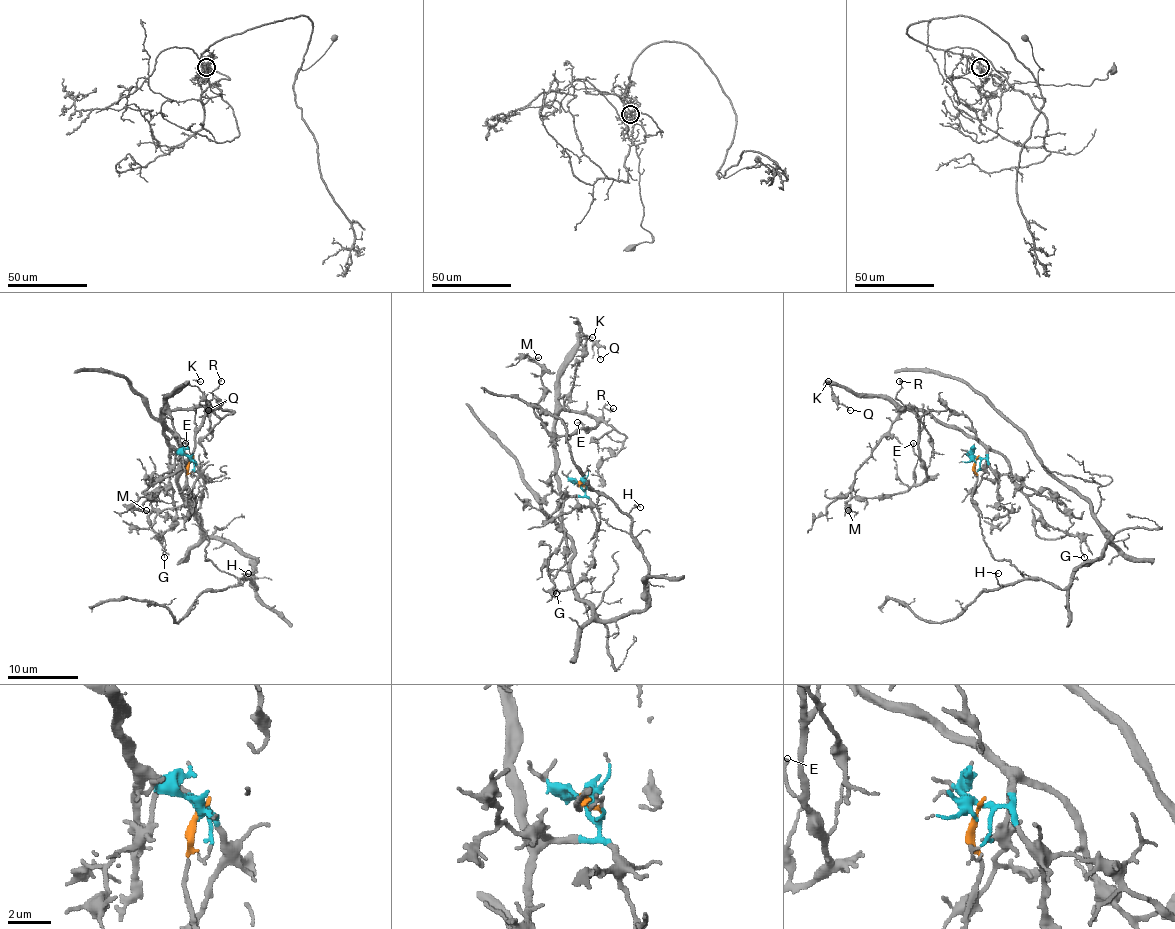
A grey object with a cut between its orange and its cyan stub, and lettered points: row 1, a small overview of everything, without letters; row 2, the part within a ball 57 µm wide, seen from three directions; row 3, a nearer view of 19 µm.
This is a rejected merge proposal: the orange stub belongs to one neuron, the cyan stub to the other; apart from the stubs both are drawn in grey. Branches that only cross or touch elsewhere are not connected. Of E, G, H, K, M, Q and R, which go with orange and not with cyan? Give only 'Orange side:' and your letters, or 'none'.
Orange side: H

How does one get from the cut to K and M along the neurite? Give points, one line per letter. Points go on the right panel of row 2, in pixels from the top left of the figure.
K: (977, 458), (988, 456), (988, 451), (959, 430), (920, 410), (899, 410), (886, 400), (858, 396), (828, 382)
M: (977, 458), (988, 456), (980, 444), (908, 407), (927, 476), (902, 494), (853, 497), (847, 510)

